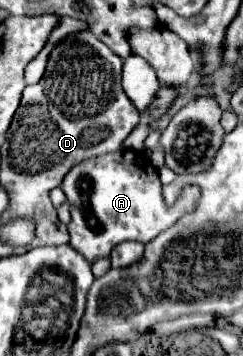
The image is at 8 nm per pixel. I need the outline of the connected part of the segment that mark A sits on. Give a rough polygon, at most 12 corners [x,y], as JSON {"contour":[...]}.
{"contour":[[123,148],[65,176],[89,262],[173,224],[159,174]]}

